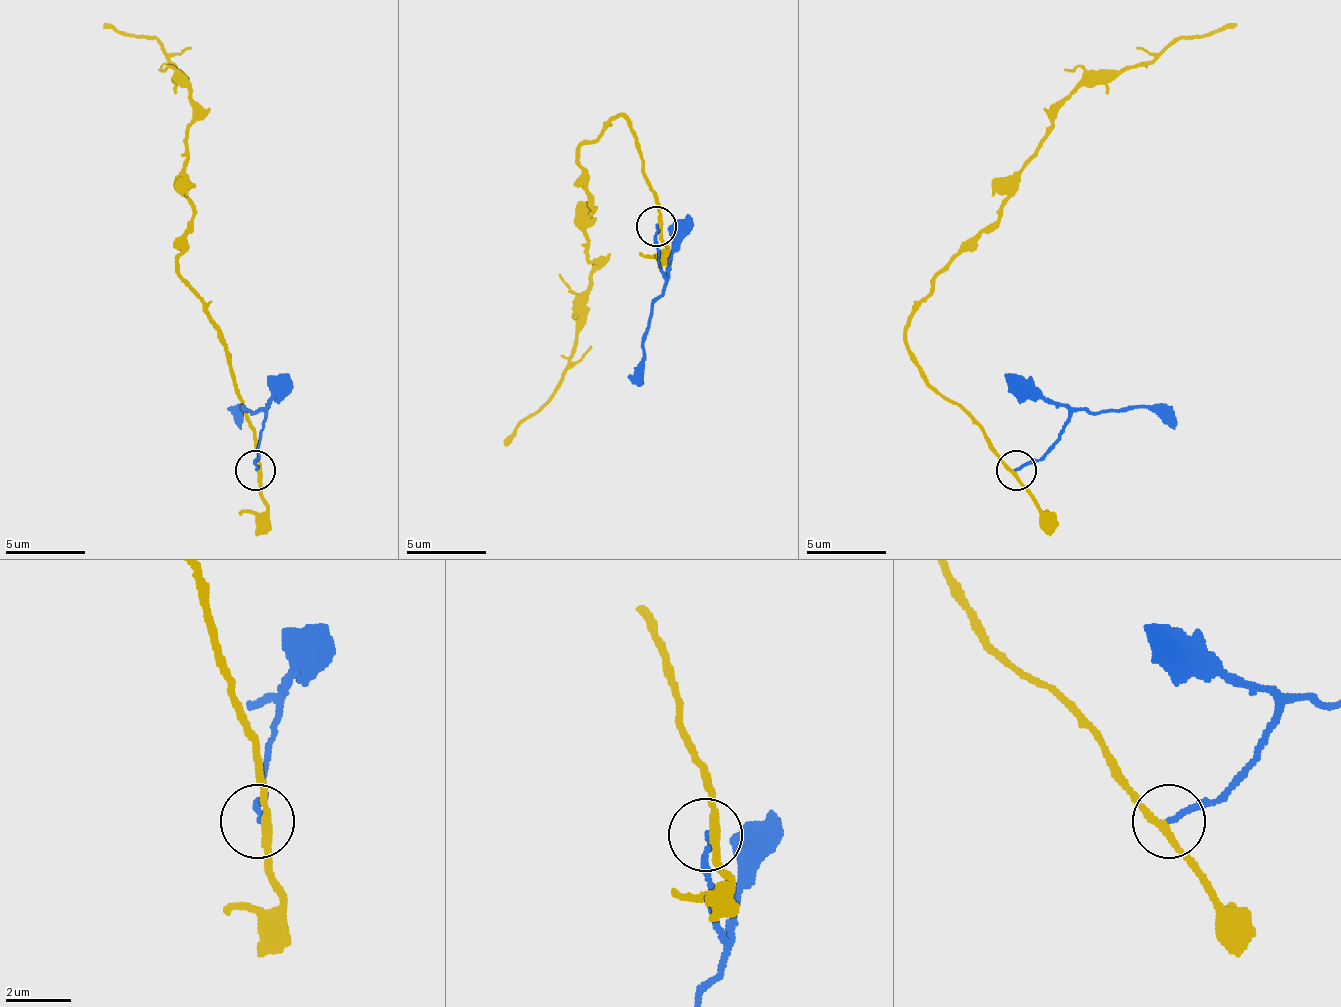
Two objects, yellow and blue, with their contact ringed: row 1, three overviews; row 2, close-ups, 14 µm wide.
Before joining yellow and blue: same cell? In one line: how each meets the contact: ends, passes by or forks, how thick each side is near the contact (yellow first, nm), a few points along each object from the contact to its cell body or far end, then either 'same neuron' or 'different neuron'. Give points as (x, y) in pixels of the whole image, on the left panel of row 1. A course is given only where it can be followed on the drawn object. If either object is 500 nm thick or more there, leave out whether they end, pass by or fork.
yellow passes by; blue ends; calibres 220 and 170 nm; course yellow (256, 471), (256, 431), (220, 327), (180, 275), (192, 91), (152, 39), (104, 23); course blue (256, 471), (256, 451), (264, 411), (248, 411), (244, 407), (240, 431); different neuron

